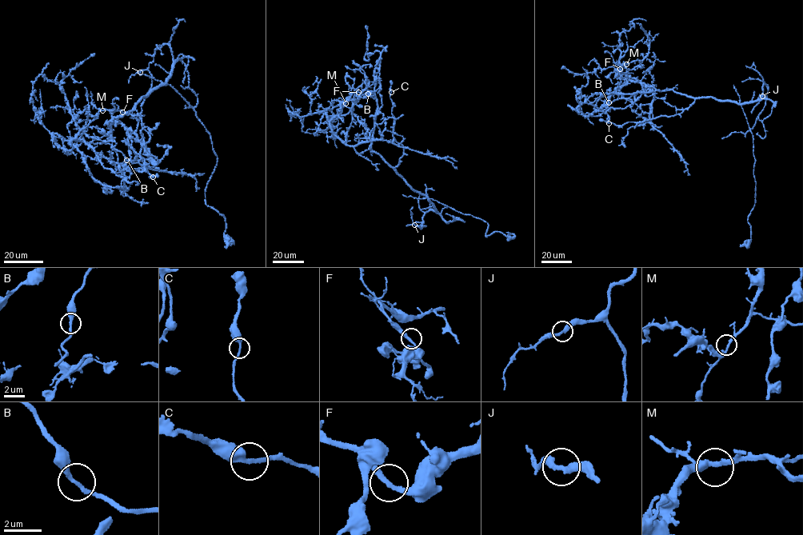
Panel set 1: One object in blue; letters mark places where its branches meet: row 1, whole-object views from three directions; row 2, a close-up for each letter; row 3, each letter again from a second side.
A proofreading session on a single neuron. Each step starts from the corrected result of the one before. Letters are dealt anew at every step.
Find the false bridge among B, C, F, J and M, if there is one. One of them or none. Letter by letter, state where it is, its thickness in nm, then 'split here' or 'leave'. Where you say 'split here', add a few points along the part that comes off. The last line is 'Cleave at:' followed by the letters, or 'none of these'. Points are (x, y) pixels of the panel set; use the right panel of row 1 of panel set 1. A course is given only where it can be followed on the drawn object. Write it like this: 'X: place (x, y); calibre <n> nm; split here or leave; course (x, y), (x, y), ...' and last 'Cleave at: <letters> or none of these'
B: place (609, 102); calibre 260 nm; split here; course (609, 102), (592, 104), (605, 93), (672, 89), (741, 105), (756, 186), (750, 240), (740, 245)
C: place (609, 123); calibre 240 nm; leave
F: place (620, 69); calibre 280 nm; leave
J: place (762, 96); calibre 280 nm; leave
M: place (626, 64); calibre 240 nm; leave
Cleave at: B

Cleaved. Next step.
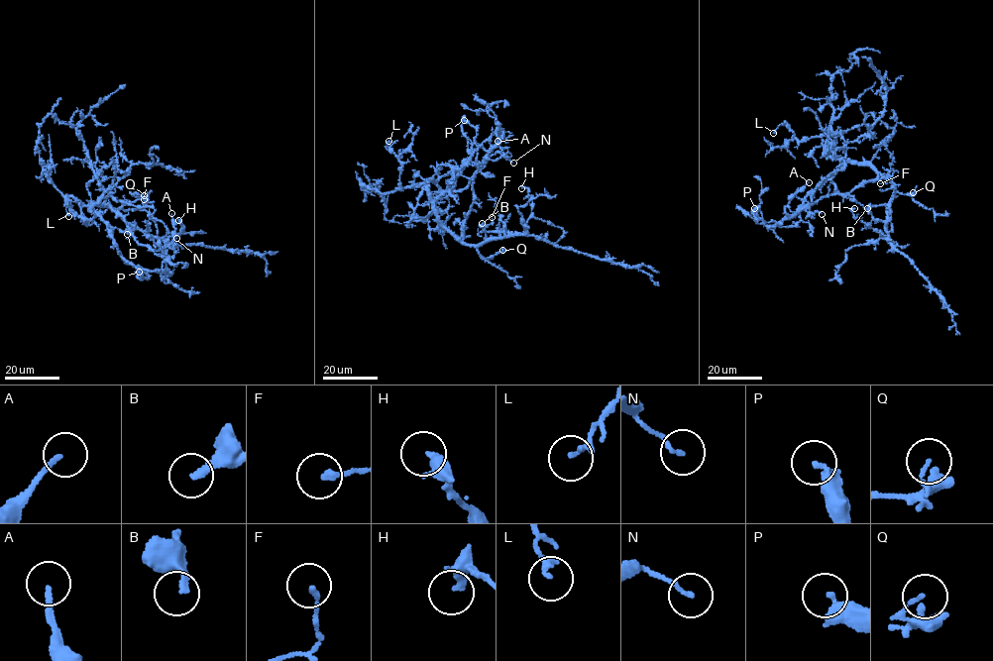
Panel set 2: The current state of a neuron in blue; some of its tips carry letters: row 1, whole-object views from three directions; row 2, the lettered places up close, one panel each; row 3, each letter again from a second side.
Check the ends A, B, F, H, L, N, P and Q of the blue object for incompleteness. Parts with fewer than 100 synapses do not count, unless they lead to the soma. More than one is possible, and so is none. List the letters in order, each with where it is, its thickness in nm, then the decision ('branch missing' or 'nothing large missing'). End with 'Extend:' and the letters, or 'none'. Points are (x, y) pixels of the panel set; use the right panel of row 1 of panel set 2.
A: (809, 182) | 170 nm | nothing large missing
B: (867, 208) | 200 nm | nothing large missing
F: (880, 183) | 170 nm | nothing large missing
H: (854, 208) | 240 nm | nothing large missing
L: (773, 133) | 180 nm | nothing large missing
N: (822, 214) | 120 nm | nothing large missing
P: (754, 208) | 220 nm | nothing large missing
Q: (913, 192) | 100 nm | nothing large missing
Extend: none

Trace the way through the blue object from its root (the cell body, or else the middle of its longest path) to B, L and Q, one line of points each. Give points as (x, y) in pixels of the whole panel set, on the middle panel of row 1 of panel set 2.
B: (450, 232), (462, 241), (477, 246), (486, 241), (482, 223)
L: (450, 232), (440, 222), (430, 190), (424, 183), (401, 187), (400, 163), (387, 146), (388, 141)
Q: (450, 232), (472, 245), (485, 259), (502, 250)

